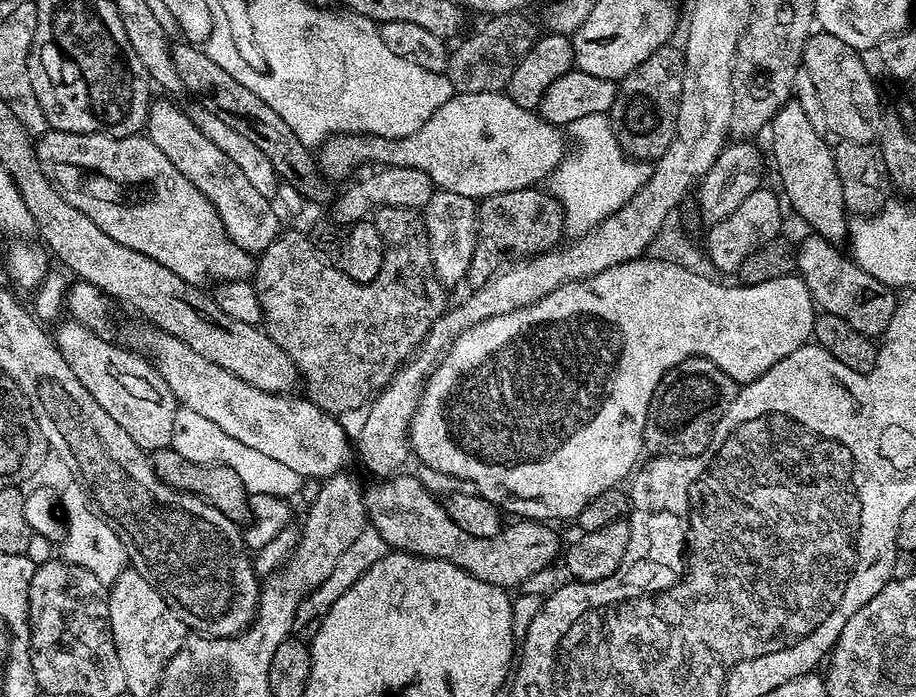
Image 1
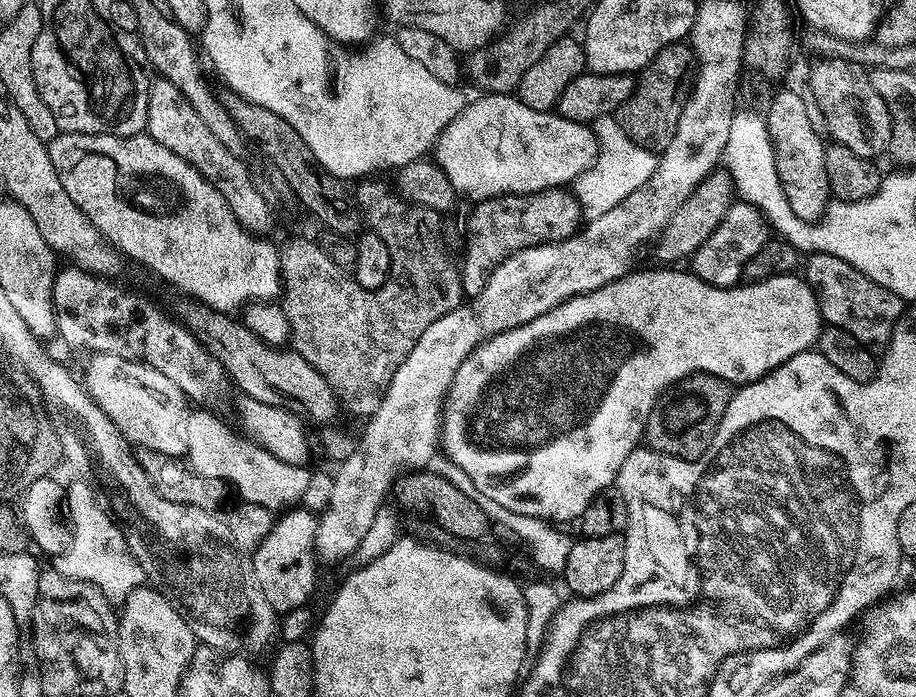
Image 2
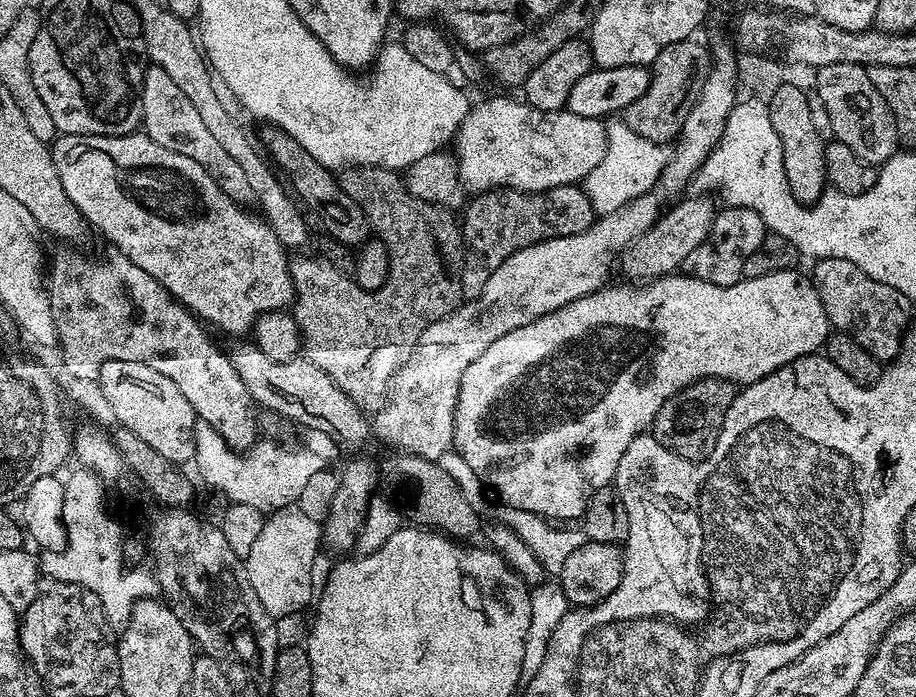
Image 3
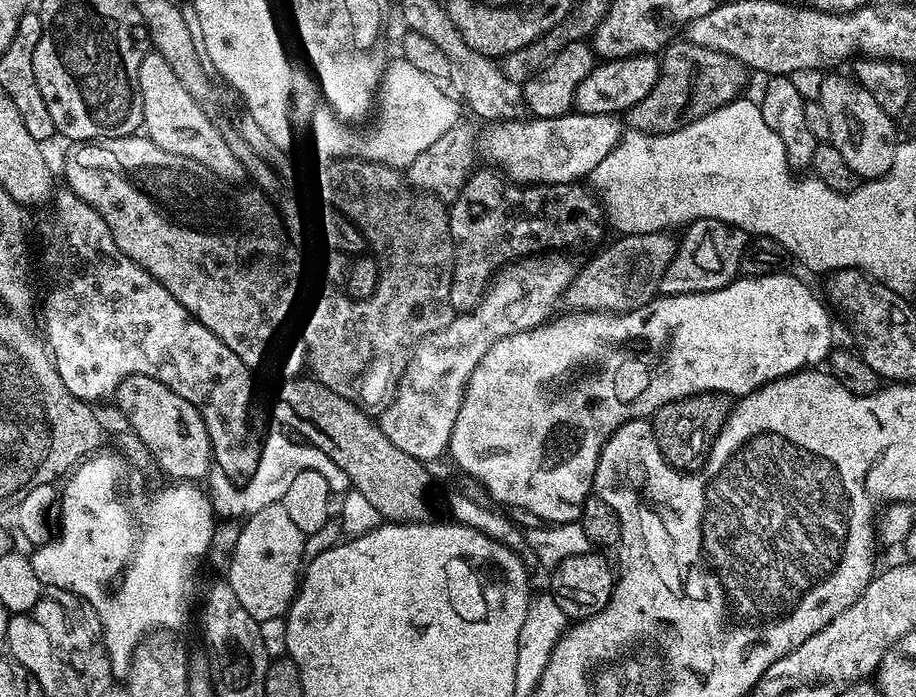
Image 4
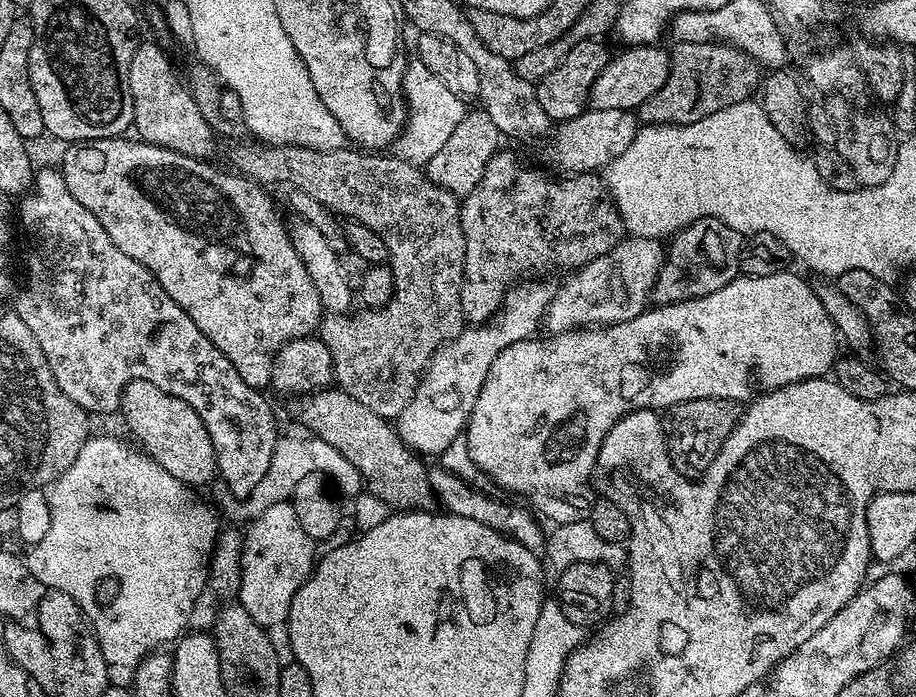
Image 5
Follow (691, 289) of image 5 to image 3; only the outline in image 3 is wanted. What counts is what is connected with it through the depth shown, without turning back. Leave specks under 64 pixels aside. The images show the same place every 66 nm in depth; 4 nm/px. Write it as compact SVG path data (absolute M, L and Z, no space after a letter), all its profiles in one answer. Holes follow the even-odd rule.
M725 207L715 213L713 226L708 237L698 245L692 256L687 257L682 268L685 273L697 276L702 282L710 282L718 286L736 284L744 276L746 258L762 246L766 229L762 218L753 208Z

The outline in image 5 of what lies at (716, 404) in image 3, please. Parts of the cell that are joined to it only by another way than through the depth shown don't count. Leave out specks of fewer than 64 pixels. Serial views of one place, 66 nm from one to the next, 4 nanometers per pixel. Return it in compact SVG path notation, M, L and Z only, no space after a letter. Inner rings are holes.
M698 398L667 409L662 416L662 427L664 438L668 441L668 456L672 459L672 465L689 478L703 476L720 453L728 435L736 429L741 415L737 401L718 398Z

